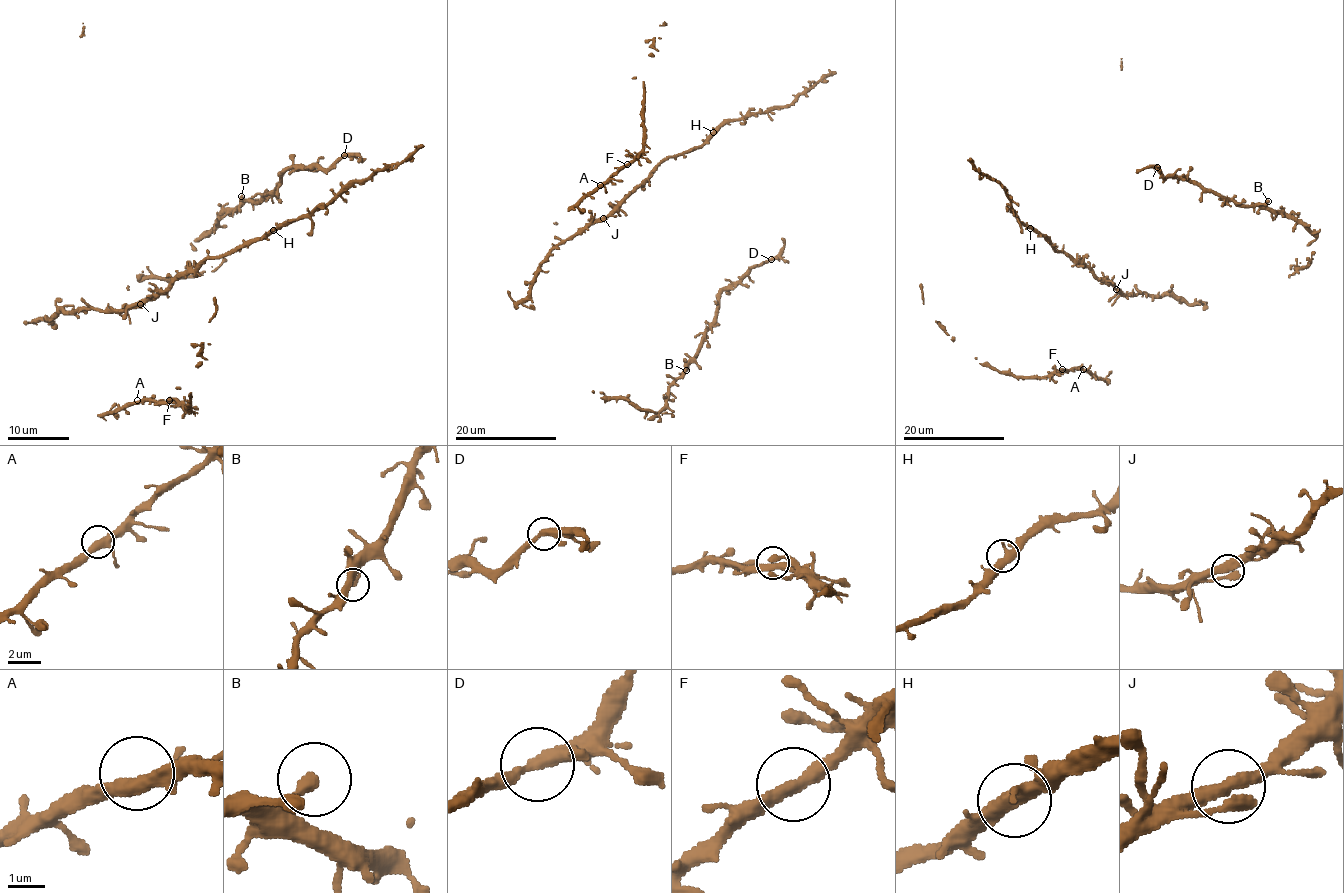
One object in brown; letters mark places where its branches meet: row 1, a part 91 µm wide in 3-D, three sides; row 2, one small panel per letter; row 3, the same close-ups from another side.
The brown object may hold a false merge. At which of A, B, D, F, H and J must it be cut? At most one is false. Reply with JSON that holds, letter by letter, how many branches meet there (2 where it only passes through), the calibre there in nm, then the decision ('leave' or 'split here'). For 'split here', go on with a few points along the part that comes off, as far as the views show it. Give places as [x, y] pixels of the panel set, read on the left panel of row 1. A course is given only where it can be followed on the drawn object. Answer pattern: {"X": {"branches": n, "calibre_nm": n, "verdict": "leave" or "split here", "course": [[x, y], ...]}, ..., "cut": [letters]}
{"A": {"branches": 3, "calibre_nm": 360, "verdict": "leave"}, "B": {"branches": 1, "calibre_nm": 360, "verdict": "leave"}, "D": {"branches": 2, "calibre_nm": 340, "verdict": "leave"}, "F": {"branches": 2, "calibre_nm": 360, "verdict": "leave"}, "H": {"branches": 2, "calibre_nm": 440, "verdict": "leave"}, "J": {"branches": 2, "calibre_nm": 440, "verdict": "leave"}, "cut": []}

